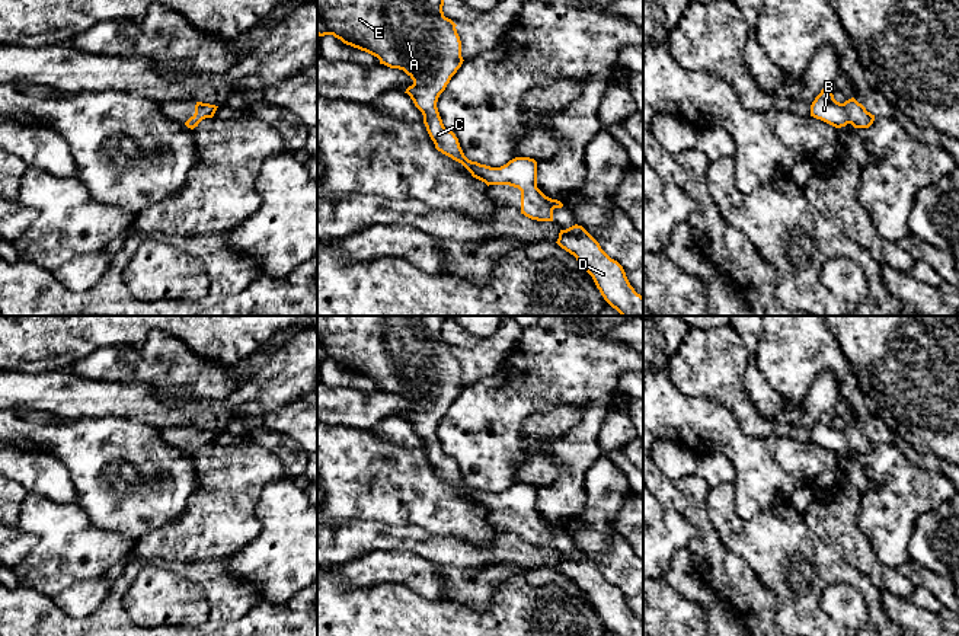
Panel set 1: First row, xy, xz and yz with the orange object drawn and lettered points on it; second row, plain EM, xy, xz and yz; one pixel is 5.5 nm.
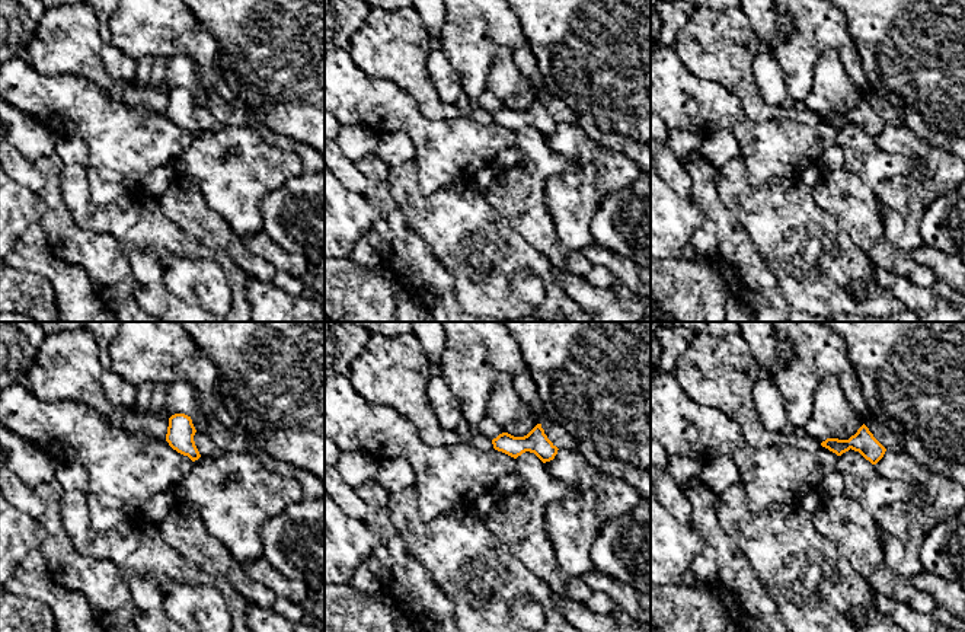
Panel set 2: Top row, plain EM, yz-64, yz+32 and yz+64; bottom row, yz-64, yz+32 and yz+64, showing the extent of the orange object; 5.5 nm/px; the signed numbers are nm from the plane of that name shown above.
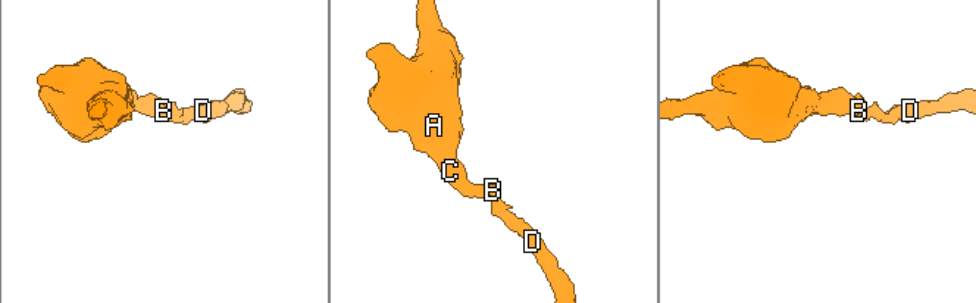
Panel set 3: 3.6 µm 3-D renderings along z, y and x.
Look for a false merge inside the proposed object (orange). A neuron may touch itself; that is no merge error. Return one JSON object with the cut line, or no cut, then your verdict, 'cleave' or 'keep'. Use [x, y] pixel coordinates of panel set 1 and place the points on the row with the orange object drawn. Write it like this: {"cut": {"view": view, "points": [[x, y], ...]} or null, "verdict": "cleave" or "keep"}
{"cut": null, "verdict": "keep"}

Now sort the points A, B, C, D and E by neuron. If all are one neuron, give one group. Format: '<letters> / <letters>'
A B C D E

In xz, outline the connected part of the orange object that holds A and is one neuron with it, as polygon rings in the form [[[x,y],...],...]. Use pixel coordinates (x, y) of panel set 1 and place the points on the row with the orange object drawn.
[[[317,0],[317,35],[333,35],[343,44],[365,51],[390,68],[403,70],[413,84],[405,93],[423,115],[423,124],[435,148],[461,163],[473,178],[489,185],[509,185],[521,191],[521,214],[537,221],[553,221],[553,210],[562,208],[557,199],[546,196],[537,188],[537,162],[515,157],[501,167],[469,160],[455,134],[447,130],[437,102],[451,77],[463,64],[461,41],[455,23],[444,16],[444,0]]]

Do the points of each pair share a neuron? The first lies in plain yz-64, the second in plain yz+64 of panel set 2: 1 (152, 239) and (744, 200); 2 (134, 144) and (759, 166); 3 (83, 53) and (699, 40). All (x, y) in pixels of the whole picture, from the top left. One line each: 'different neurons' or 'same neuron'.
1: same neuron
2: same neuron
3: same neuron

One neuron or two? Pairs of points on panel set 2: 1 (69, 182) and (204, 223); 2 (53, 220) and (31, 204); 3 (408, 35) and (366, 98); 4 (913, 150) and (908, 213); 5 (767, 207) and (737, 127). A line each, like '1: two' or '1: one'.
1: two
2: two
3: two
4: one
5: two

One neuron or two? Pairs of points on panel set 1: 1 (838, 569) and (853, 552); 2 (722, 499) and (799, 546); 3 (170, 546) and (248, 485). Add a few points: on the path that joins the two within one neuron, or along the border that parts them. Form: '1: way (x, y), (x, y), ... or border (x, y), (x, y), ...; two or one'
1: border (828, 546), (872, 582); two
2: way (732, 521), (750, 539), (770, 542), (777, 546); one
3: way (189, 539), (229, 501); one

